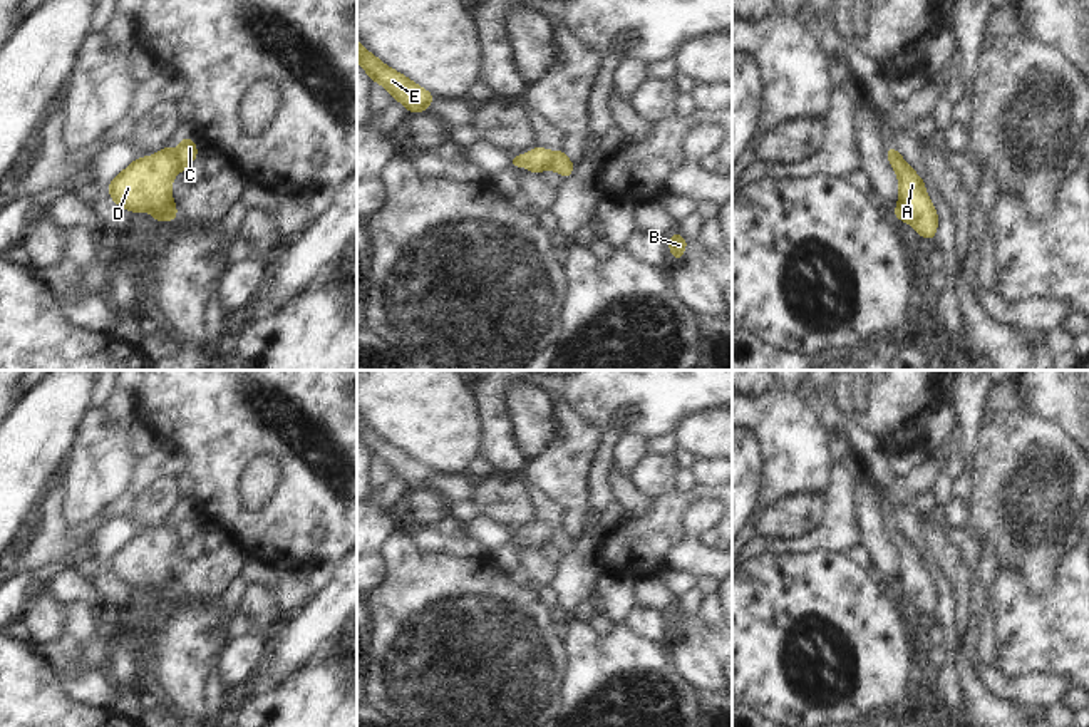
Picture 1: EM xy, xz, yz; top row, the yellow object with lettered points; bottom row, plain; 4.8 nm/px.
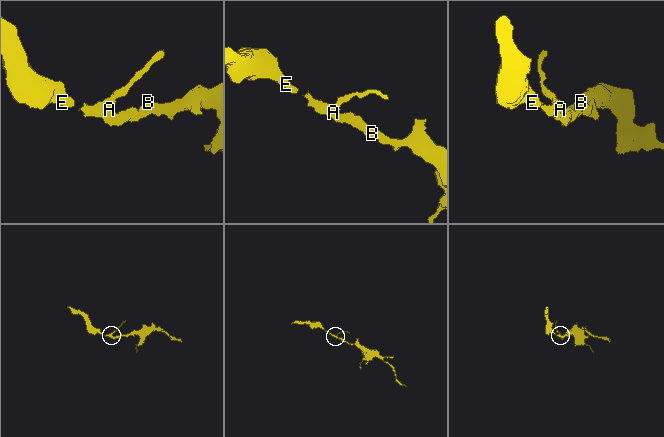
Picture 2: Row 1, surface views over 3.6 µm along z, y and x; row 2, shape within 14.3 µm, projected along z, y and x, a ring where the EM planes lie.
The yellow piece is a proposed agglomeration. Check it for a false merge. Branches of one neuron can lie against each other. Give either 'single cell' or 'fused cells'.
fused cells

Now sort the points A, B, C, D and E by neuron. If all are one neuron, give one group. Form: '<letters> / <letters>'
A B D E / C

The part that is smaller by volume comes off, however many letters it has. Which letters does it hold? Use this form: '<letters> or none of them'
C

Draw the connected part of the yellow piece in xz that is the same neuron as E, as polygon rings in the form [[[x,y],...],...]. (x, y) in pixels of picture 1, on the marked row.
[[[357,39],[357,60],[374,82],[382,84],[395,101],[400,101],[409,112],[426,112],[426,107],[436,99],[434,94],[410,82],[405,75],[382,64],[369,54]]]

